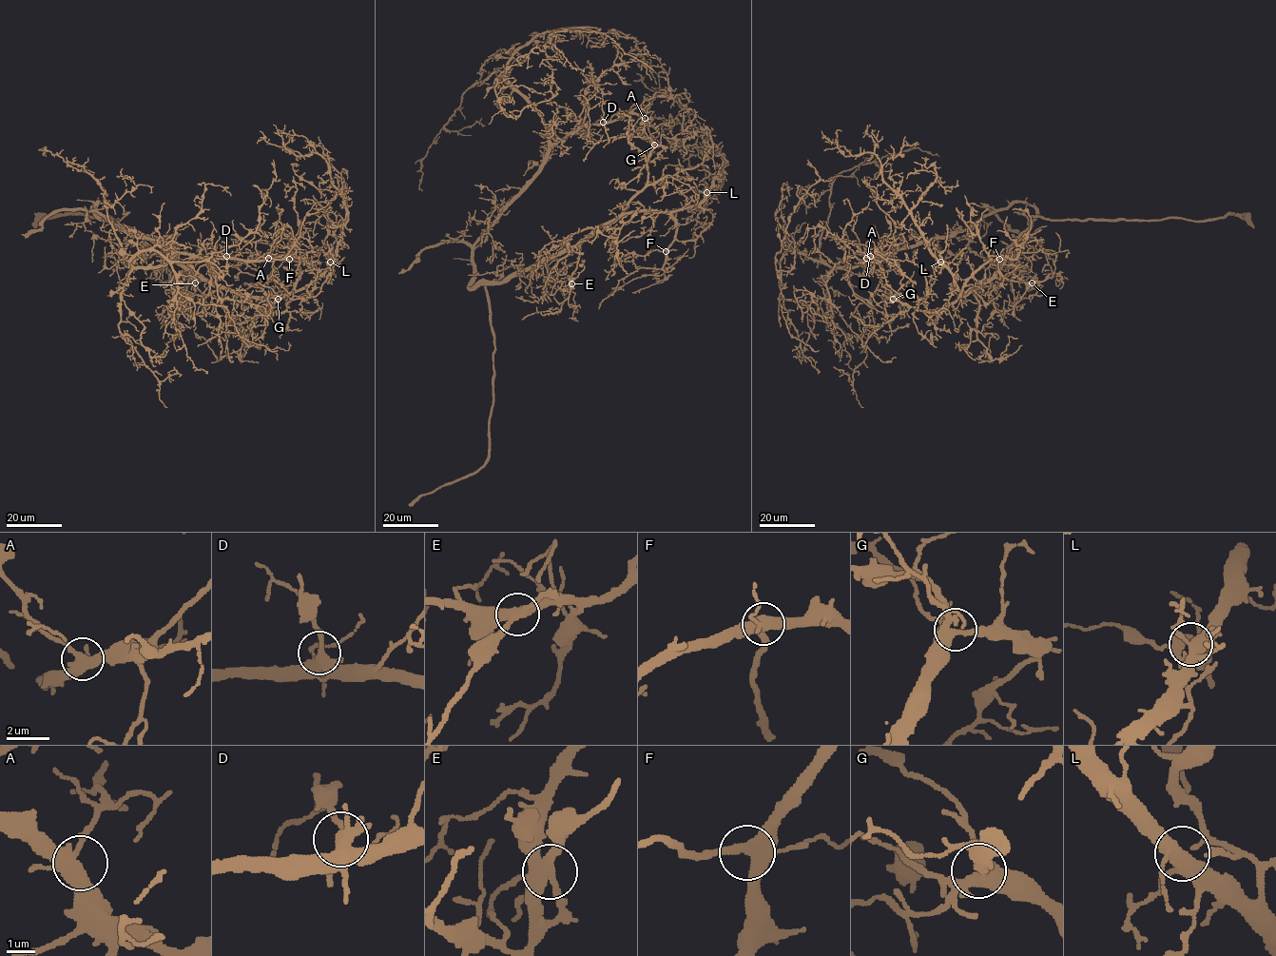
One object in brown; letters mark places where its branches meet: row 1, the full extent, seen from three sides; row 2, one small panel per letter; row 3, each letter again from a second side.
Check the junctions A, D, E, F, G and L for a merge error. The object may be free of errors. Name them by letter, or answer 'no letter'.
no letter

